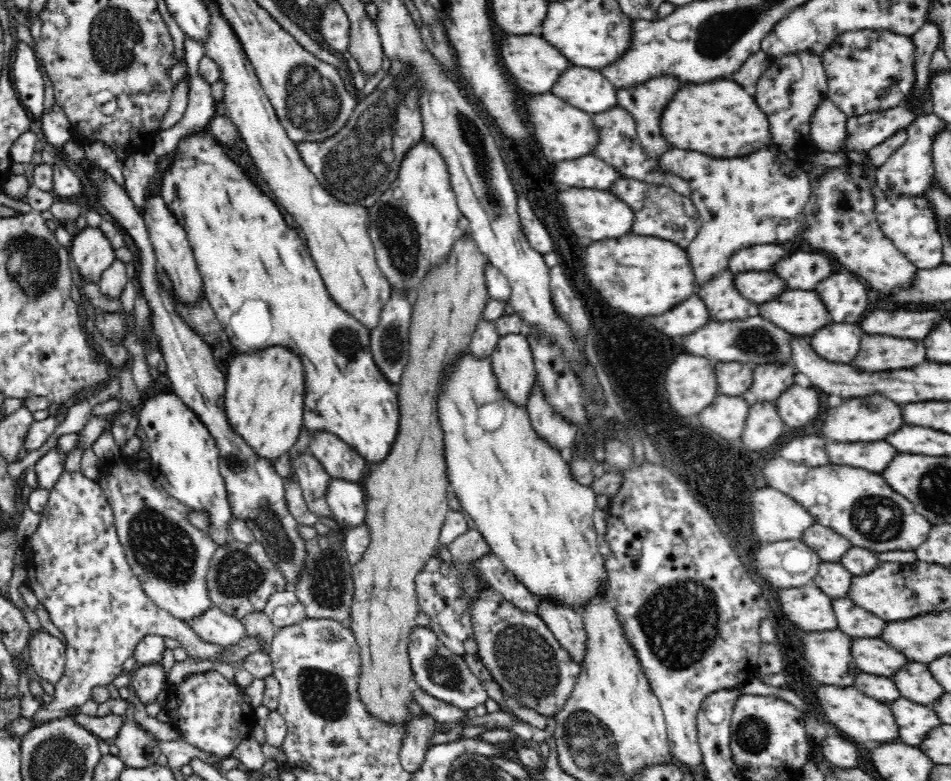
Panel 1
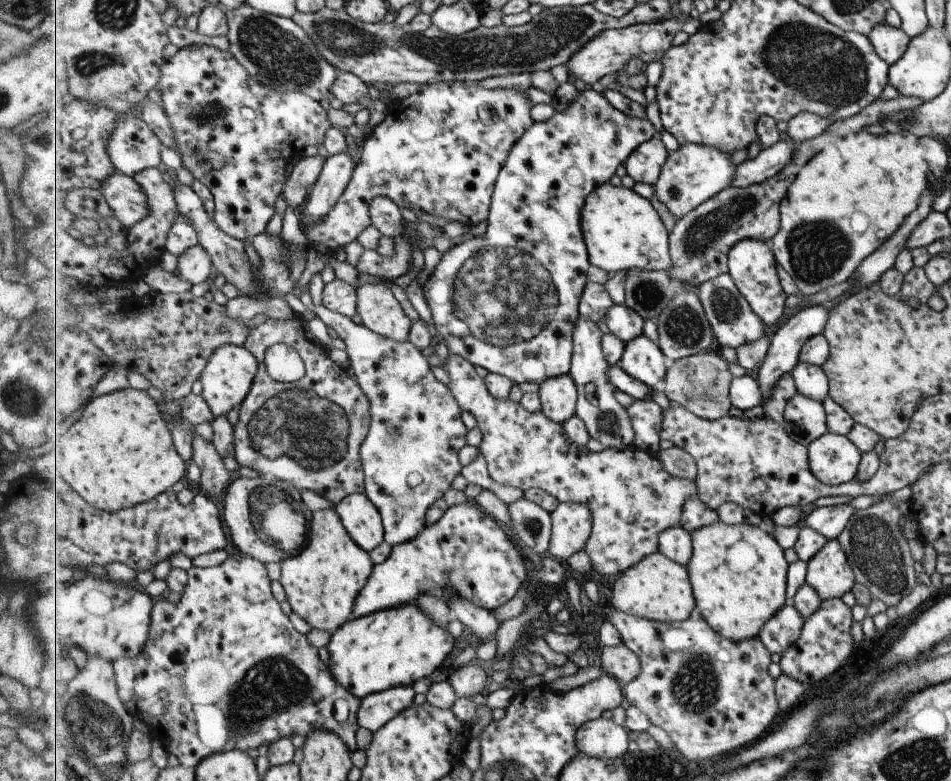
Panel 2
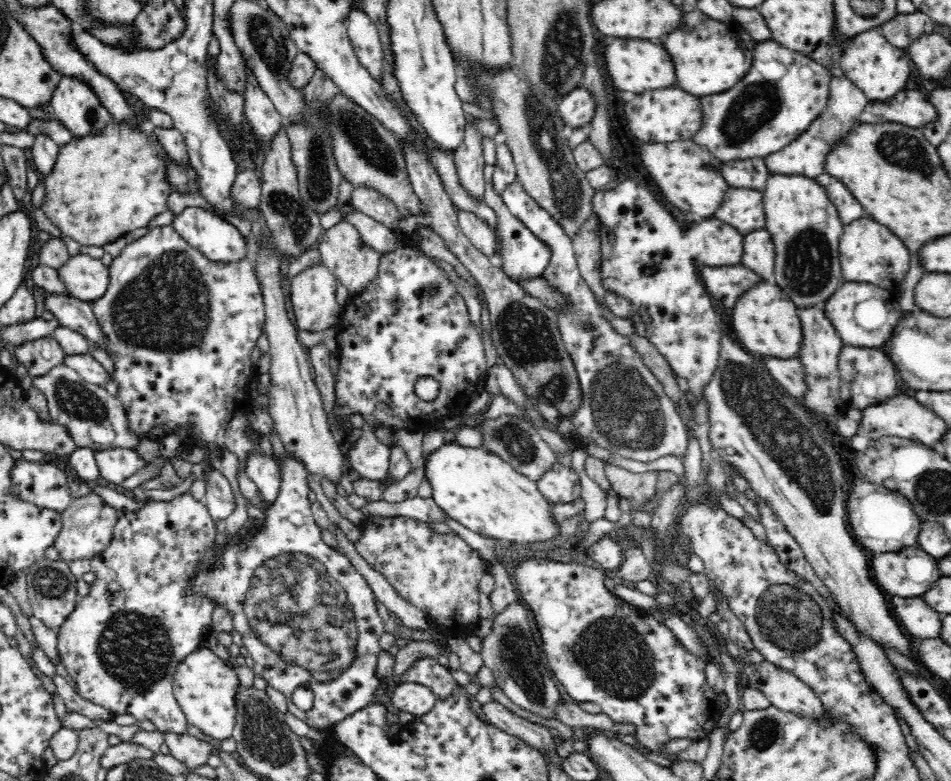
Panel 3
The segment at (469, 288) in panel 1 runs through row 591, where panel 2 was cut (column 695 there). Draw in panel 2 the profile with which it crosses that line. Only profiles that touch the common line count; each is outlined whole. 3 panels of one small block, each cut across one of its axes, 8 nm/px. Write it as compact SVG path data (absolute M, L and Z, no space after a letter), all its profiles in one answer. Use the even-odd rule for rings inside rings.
M716 347L674 361L672 366L668 368L668 374L665 377L662 389L673 403L688 408L705 420L715 421L730 416L733 407L731 397L733 380L735 380L735 377L729 370L729 364L723 359Z

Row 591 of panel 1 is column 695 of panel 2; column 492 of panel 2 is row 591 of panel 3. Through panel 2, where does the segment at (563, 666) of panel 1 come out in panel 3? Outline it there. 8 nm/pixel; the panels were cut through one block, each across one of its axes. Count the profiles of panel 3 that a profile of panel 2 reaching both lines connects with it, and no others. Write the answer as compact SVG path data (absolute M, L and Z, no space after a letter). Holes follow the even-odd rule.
M367 516L360 530L356 550L402 600L424 610L444 629L464 626L460 630L468 630L476 624L480 617L477 580L486 572L486 565L461 537L434 532L429 522L406 516Z

